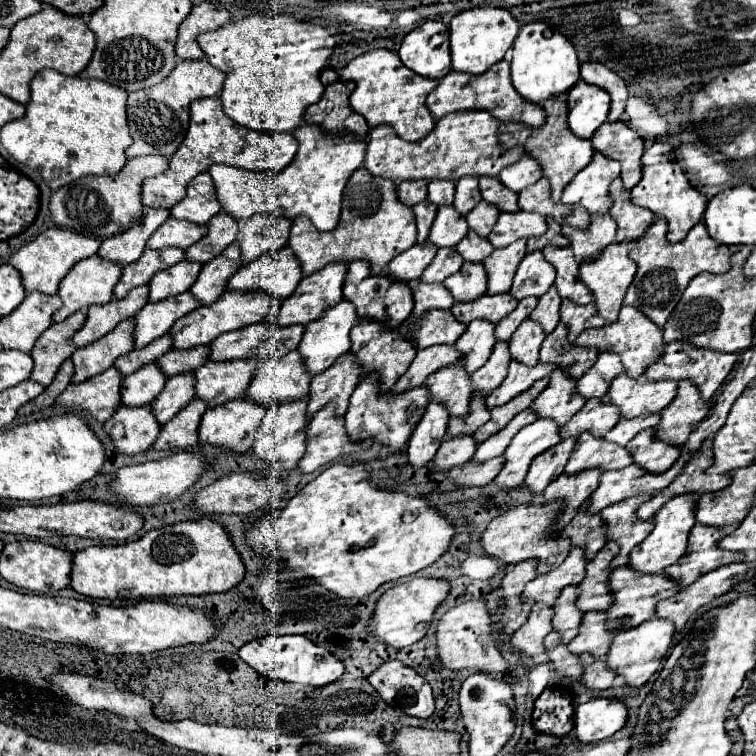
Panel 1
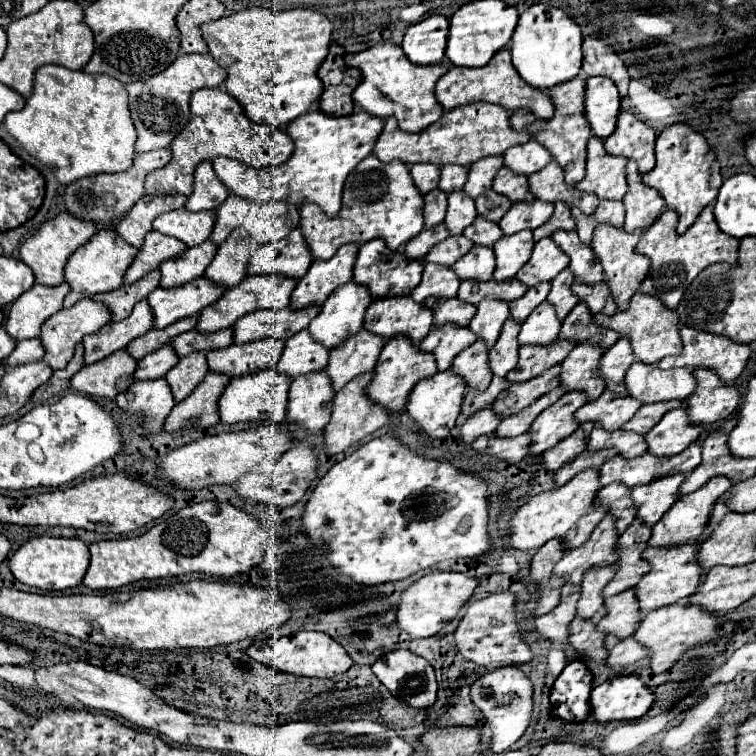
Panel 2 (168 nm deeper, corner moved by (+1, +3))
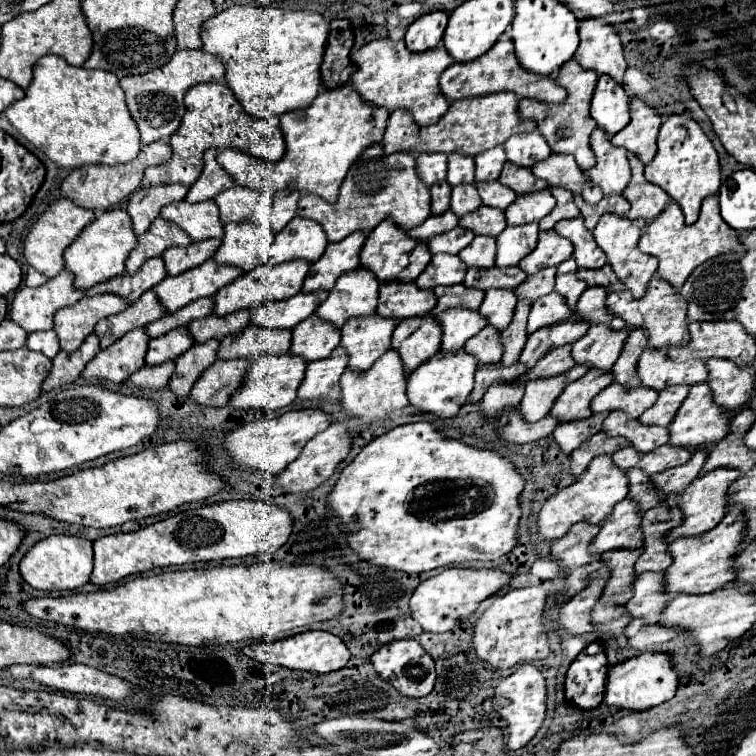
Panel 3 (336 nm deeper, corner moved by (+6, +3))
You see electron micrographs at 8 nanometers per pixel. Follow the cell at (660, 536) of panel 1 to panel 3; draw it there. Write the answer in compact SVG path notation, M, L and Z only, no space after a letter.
M716 467L704 475L700 475L698 479L694 479L676 499L674 503L684 511L684 521L682 525L678 525L676 529L672 529L666 535L666 541L672 543L680 537L694 537L694 535L702 535L710 529L714 529L726 515L728 511L728 487L732 481L736 481L740 477L740 473L736 469L728 469L728 467Z

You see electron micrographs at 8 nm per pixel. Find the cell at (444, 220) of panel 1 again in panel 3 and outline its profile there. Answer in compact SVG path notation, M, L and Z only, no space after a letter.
M456 185L454 187L450 209L456 213L456 217L476 211L480 205L482 205L482 201L480 201L480 195L474 185Z

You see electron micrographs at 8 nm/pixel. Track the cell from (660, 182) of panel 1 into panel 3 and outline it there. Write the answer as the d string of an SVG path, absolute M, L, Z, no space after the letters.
M670 115L658 135L658 153L646 165L646 179L660 185L668 195L682 207L686 215L686 225L692 225L698 219L700 205L708 195L718 193L720 189L720 165L718 155L704 135L700 125L688 115Z

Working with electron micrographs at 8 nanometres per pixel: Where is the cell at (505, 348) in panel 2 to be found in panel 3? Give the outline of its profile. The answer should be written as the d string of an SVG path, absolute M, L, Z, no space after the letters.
M528 299L518 301L512 323L502 331L502 341L504 341L504 357L502 357L502 361L504 361L504 365L516 363L522 349L524 349L524 345L526 345L526 339L528 339L526 321L528 321L530 307L532 307L532 301L528 301Z

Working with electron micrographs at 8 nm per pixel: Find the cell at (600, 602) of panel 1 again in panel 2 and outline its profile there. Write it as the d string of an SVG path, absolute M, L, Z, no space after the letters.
M633 521L625 533L619 537L617 547L615 547L615 555L617 559L617 573L615 577L605 585L605 589L601 591L603 597L611 597L611 595L619 595L625 589L631 589L633 585L637 585L637 581L641 579L641 575L645 575L645 571L649 571L649 563L641 559L641 551L645 549L645 541L649 539L651 529L645 529L641 525L641 521Z

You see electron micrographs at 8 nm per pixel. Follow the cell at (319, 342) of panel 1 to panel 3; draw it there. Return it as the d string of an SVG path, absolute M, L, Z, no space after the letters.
M364 267L338 277L328 299L318 307L318 317L342 327L352 317L368 317L378 305L380 281Z

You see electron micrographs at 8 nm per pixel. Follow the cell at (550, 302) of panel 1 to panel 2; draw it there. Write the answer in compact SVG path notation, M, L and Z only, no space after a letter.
M563 269L553 281L551 281L551 291L547 301L555 307L557 317L565 319L569 315L569 311L579 303L577 297L573 297L571 293L571 283L573 283L573 273L569 273L569 269Z

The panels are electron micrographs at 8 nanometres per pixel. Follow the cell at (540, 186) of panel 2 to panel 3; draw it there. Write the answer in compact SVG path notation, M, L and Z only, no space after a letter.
M552 153L548 159L538 161L532 167L532 173L540 179L546 179L550 187L564 187L564 189L570 189L572 193L580 193L584 183L588 181L588 177L578 167L572 155Z

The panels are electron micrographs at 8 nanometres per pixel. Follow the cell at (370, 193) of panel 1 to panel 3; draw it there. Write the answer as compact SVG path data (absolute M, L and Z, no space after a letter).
M374 143L362 151L356 163L350 167L340 197L336 203L326 203L318 195L302 195L298 201L298 215L318 221L328 241L342 241L354 231L370 233L386 217L394 219L402 229L412 229L422 225L430 215L430 187L422 183L416 173L416 157L410 153L386 155L382 143Z

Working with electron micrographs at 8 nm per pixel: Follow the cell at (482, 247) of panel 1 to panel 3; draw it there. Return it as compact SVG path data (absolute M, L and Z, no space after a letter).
M480 205L474 213L468 213L460 217L460 227L472 229L476 235L490 235L496 237L504 231L506 227L506 217L504 211Z

